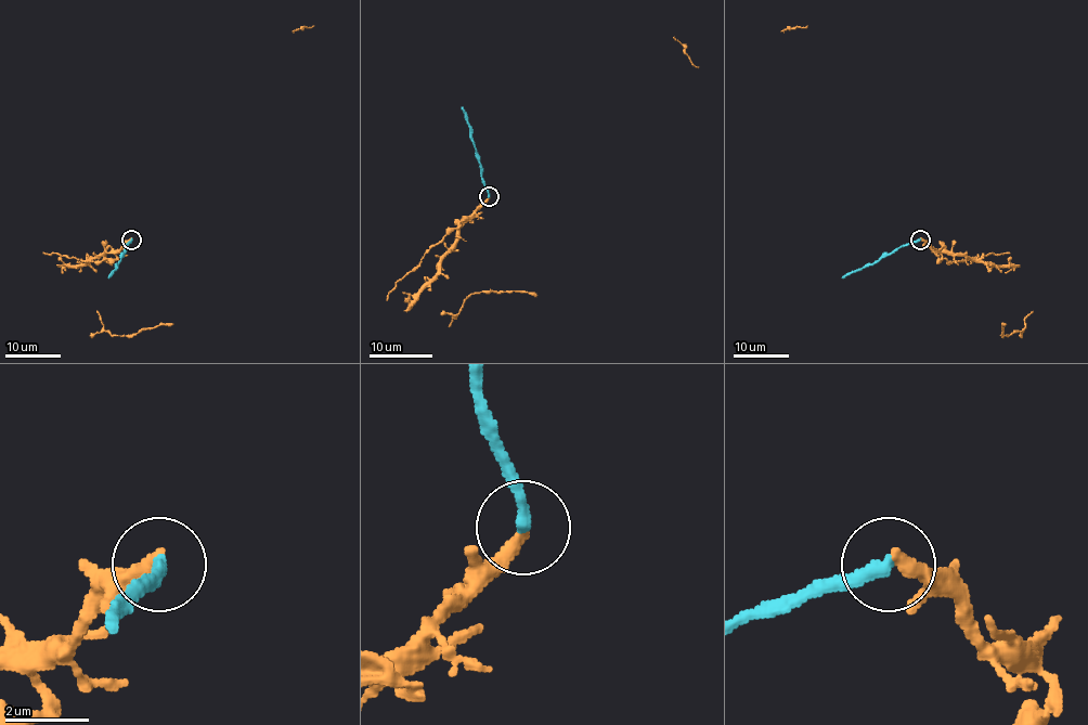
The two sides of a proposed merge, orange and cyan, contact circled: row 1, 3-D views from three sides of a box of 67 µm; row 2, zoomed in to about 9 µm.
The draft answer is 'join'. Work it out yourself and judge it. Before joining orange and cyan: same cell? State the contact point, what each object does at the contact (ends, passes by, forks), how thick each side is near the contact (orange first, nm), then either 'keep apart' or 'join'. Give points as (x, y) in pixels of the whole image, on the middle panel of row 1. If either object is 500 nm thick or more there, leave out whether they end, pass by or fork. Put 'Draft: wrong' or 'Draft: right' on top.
Draft: wrong
(489, 196) | orange ends | cyan ends | 360/320 nm | keep apart

